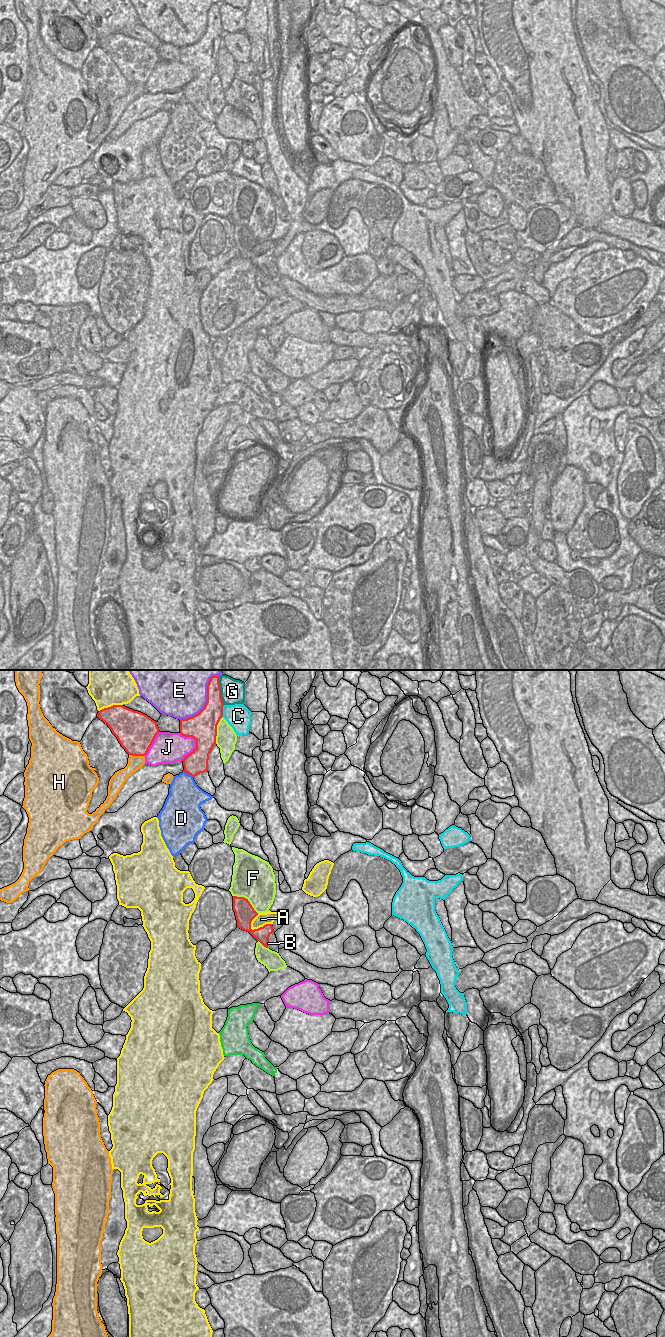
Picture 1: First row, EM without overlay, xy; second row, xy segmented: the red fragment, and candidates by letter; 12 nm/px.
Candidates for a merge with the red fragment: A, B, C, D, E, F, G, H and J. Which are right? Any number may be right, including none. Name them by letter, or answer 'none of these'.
B

